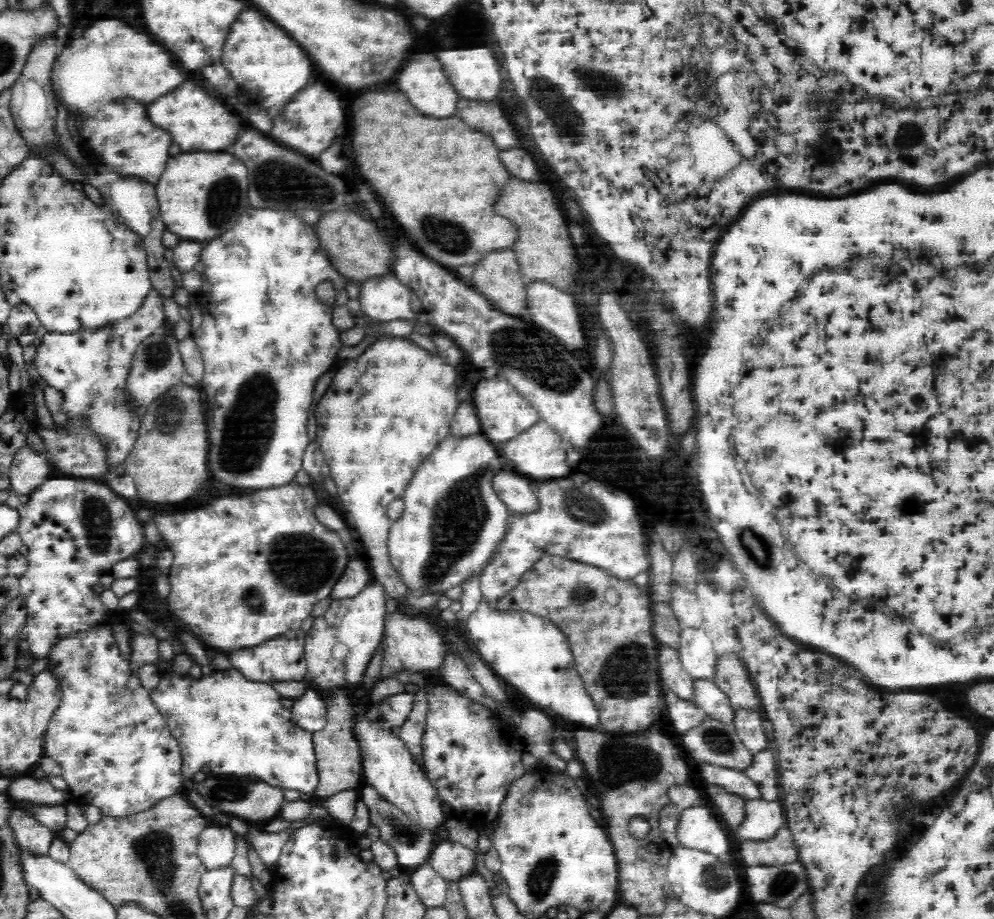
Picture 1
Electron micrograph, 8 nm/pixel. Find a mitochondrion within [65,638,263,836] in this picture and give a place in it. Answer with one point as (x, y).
(86, 660)

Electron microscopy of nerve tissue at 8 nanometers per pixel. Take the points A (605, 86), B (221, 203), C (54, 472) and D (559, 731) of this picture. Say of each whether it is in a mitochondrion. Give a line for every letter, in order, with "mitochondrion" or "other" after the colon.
A: mitochondrion
B: mitochondrion
C: other
D: other

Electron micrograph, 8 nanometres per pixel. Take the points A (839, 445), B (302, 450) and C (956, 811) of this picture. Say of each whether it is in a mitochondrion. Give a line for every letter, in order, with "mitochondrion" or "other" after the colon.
A: other
B: other
C: other

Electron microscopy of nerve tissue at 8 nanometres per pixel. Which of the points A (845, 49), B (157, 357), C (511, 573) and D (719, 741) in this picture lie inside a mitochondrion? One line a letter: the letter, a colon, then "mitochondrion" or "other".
A: other
B: mitochondrion
C: other
D: mitochondrion

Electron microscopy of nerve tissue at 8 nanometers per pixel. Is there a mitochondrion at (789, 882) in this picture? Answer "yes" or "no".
yes

